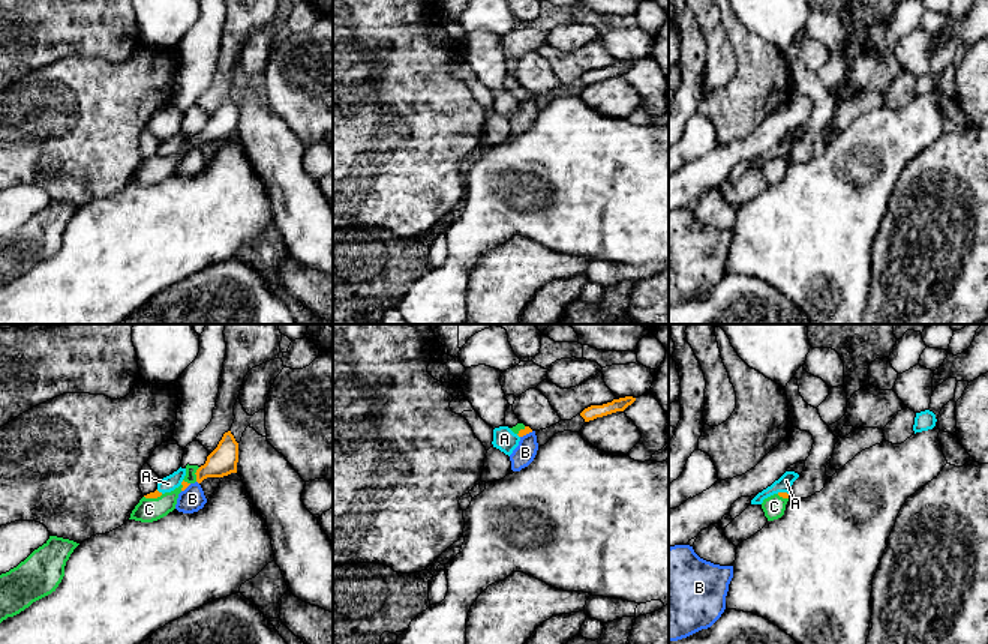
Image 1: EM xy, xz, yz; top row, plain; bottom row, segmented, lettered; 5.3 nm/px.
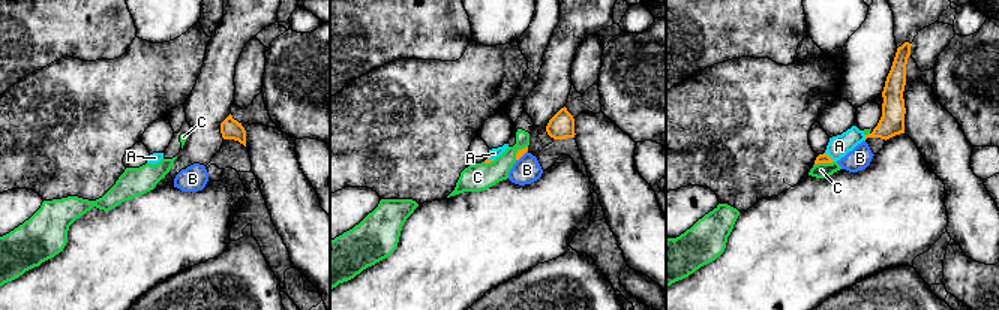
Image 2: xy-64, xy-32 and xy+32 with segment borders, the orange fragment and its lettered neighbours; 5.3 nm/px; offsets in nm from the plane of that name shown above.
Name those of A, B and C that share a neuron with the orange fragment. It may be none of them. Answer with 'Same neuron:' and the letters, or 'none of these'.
Same neuron: C

